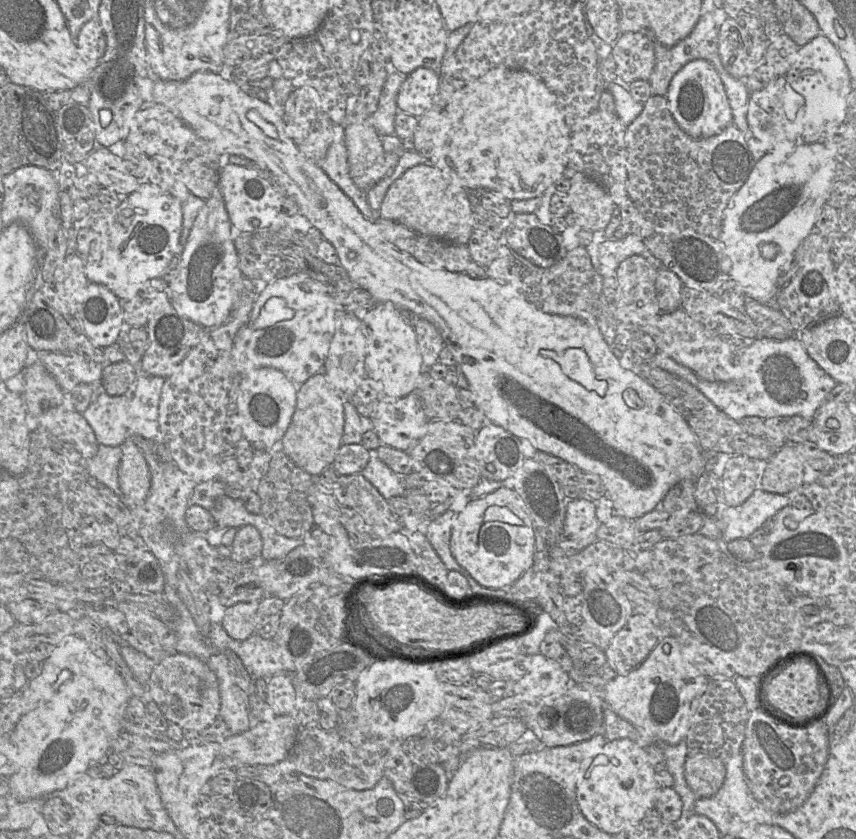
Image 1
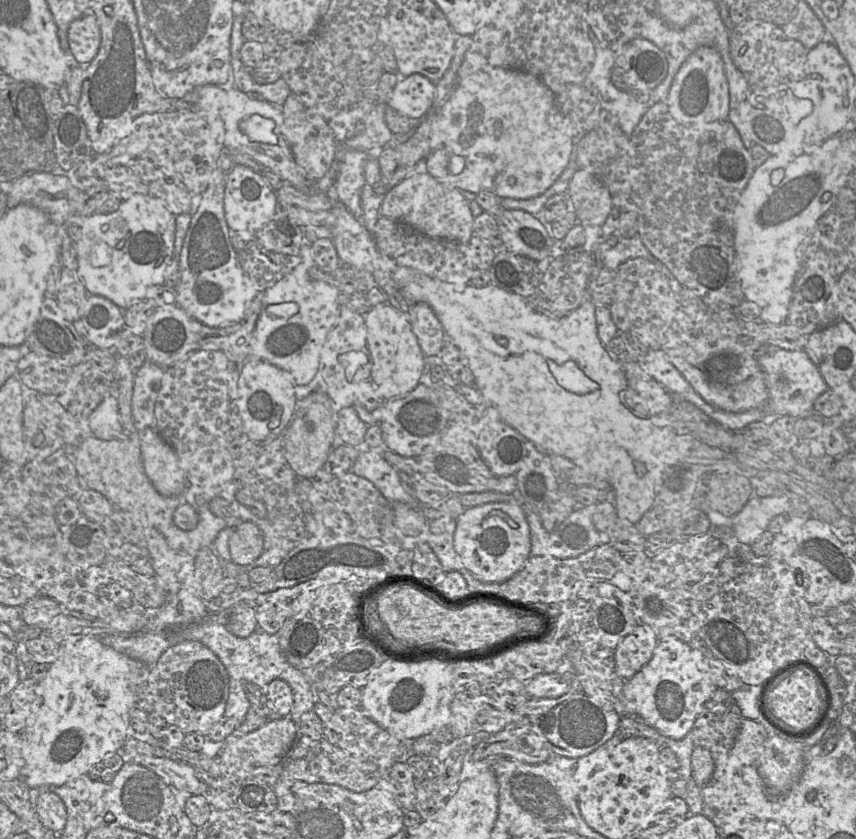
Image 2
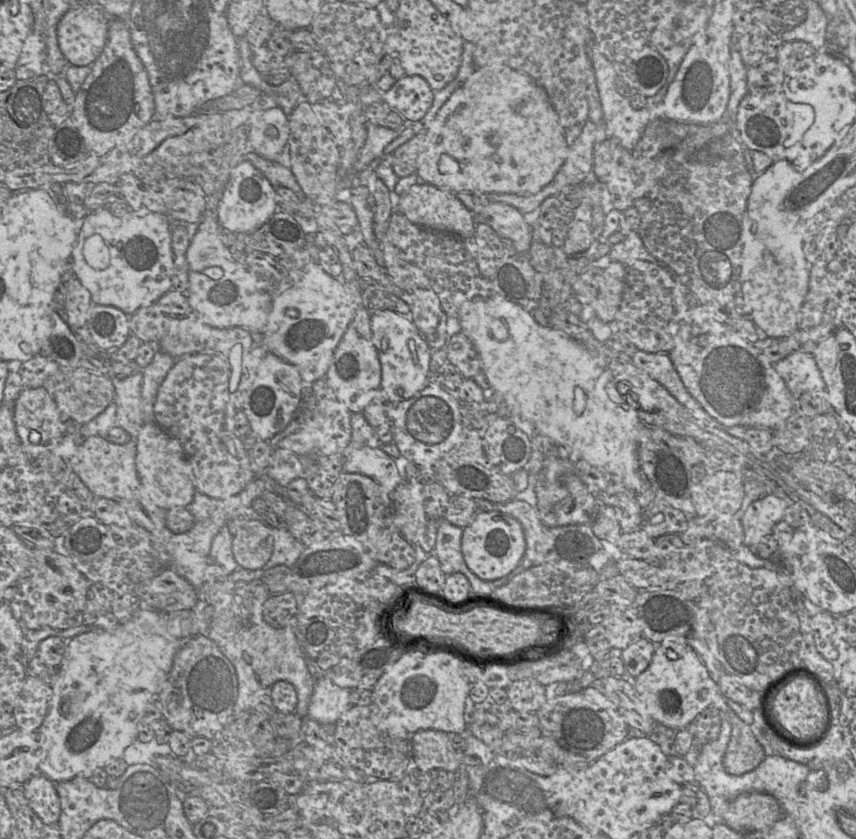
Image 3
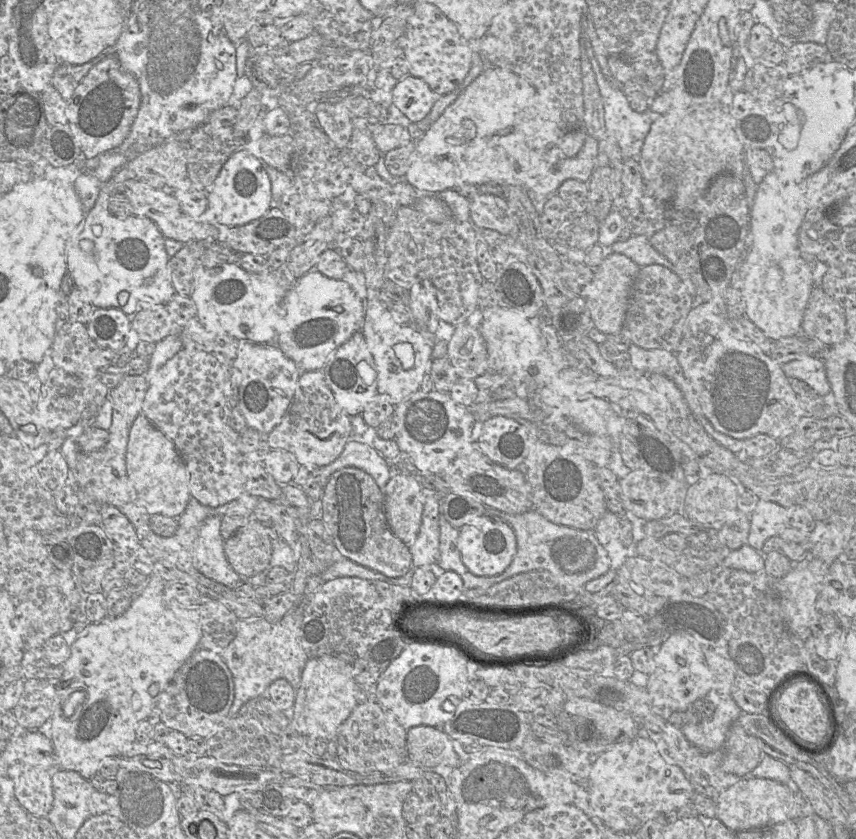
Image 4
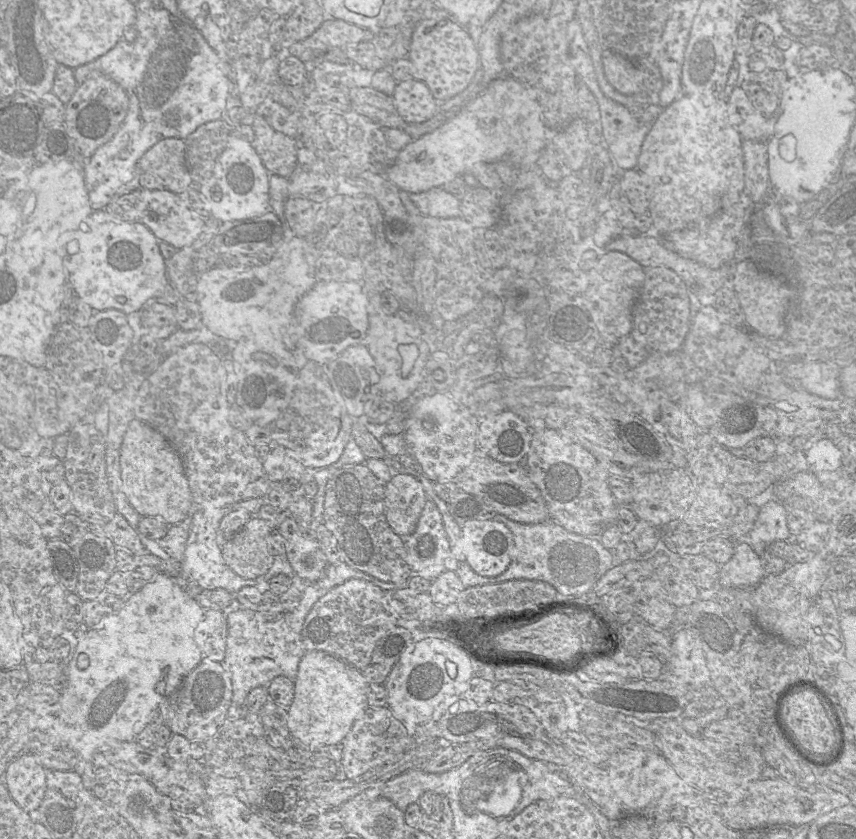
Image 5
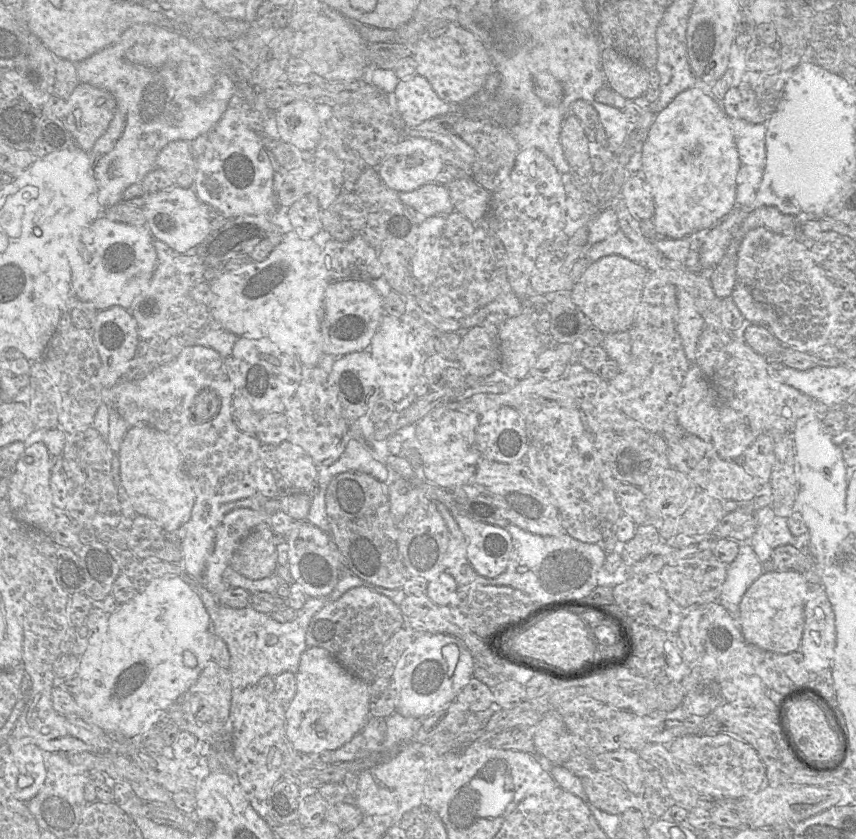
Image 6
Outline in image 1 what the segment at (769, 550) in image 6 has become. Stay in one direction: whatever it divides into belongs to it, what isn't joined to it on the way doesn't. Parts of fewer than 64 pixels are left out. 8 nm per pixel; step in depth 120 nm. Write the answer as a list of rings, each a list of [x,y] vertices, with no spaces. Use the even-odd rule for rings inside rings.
[[[757,488],[741,505],[722,507],[715,517],[722,529],[723,544],[736,538],[749,538],[767,519],[788,505],[791,500],[787,495]]]

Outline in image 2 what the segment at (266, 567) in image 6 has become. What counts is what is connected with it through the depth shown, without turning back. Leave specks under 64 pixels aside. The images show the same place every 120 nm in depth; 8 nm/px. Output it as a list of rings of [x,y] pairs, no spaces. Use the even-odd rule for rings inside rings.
[[[243,522],[231,529],[229,538],[231,561],[239,566],[254,563],[264,549],[262,531],[252,522]]]

